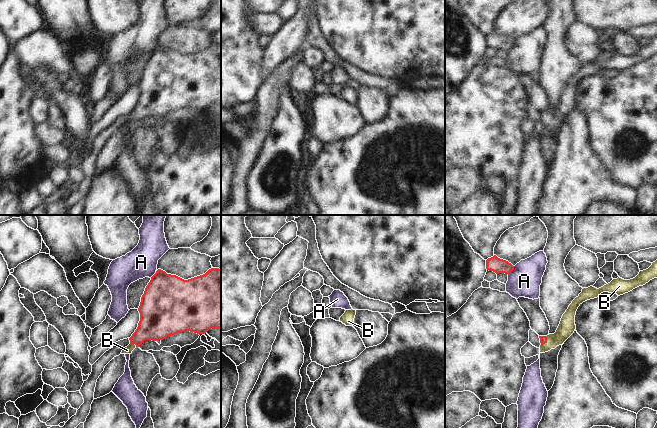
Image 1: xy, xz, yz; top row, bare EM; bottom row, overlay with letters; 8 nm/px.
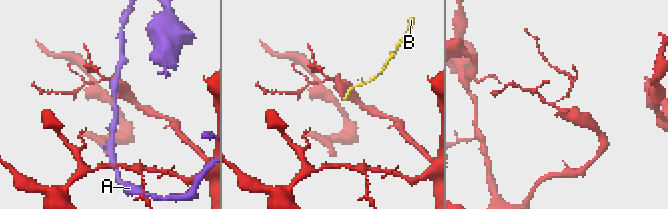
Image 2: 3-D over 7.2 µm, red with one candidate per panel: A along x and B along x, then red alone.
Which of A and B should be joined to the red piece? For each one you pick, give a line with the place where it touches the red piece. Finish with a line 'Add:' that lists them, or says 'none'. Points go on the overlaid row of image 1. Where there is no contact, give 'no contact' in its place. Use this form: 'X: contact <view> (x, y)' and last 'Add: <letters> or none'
B: contact xy (133, 343)
Add: B

